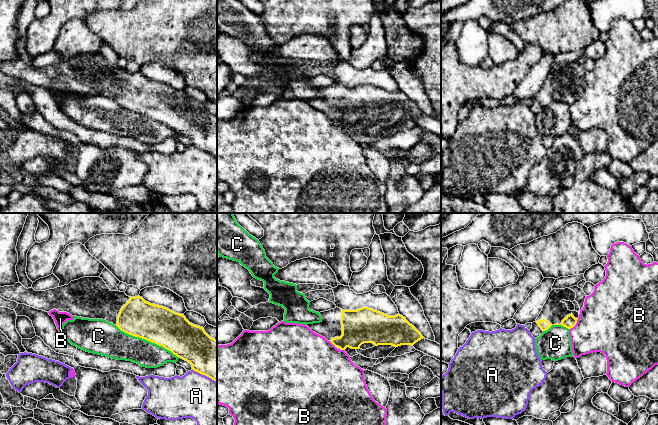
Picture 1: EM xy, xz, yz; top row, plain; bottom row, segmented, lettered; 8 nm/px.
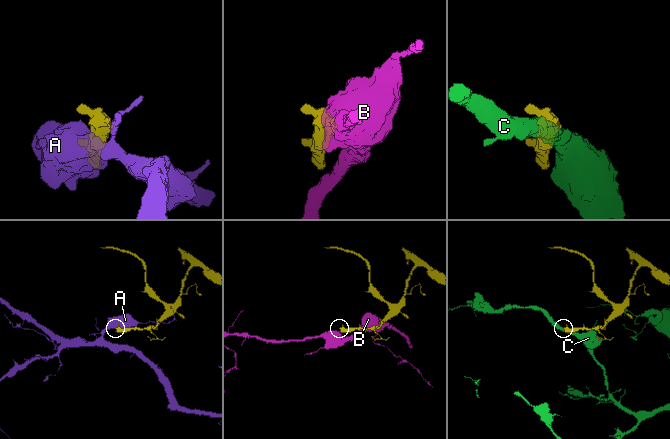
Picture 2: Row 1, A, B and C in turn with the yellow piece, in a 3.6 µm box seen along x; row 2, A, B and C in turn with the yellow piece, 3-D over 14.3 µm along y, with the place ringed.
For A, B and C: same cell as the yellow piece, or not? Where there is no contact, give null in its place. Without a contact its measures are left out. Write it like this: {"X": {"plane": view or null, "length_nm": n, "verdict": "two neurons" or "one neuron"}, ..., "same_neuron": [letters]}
{"A": {"plane": "xy", "length_nm": 220, "verdict": "two neurons"}, "B": {"plane": "yz", "length_nm": 120, "verdict": "two neurons"}, "C": {"plane": "xy", "length_nm": 600, "verdict": "two neurons"}, "same_neuron": []}

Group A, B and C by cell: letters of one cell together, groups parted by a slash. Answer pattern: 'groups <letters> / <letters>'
groups A / B / C

